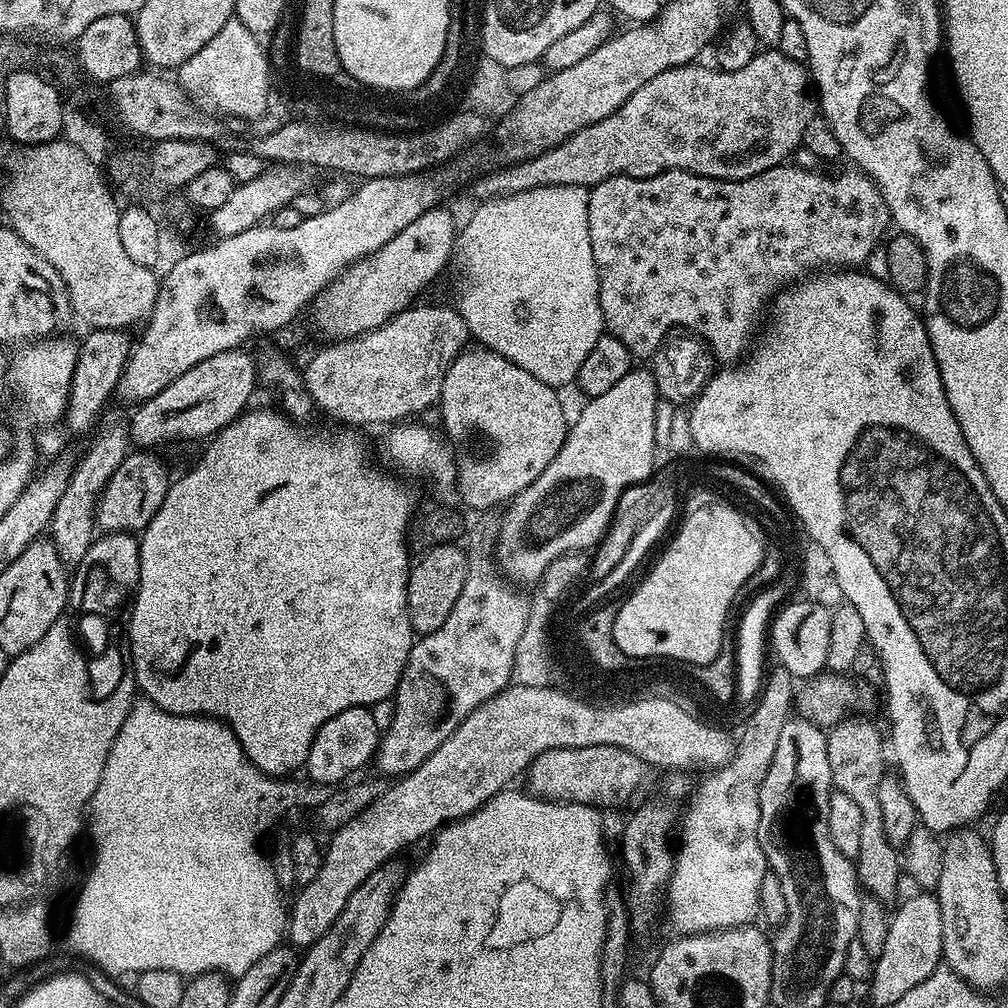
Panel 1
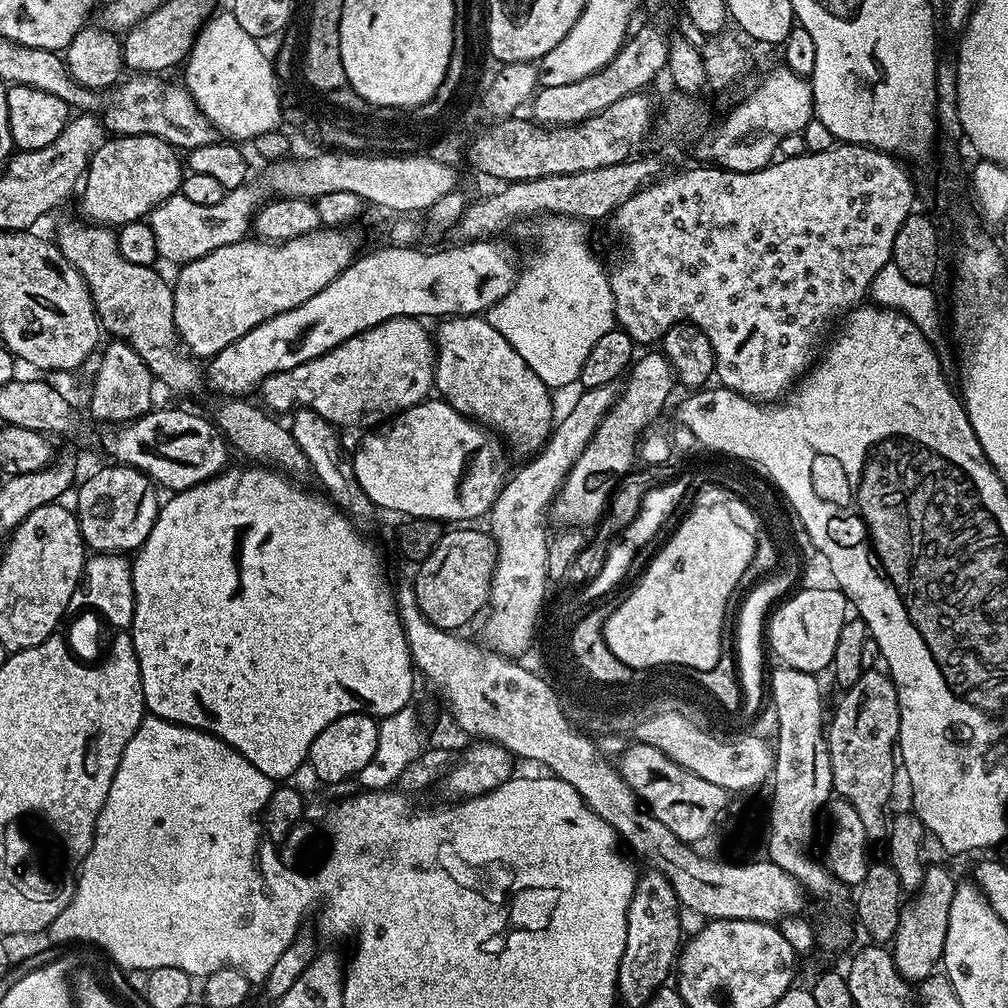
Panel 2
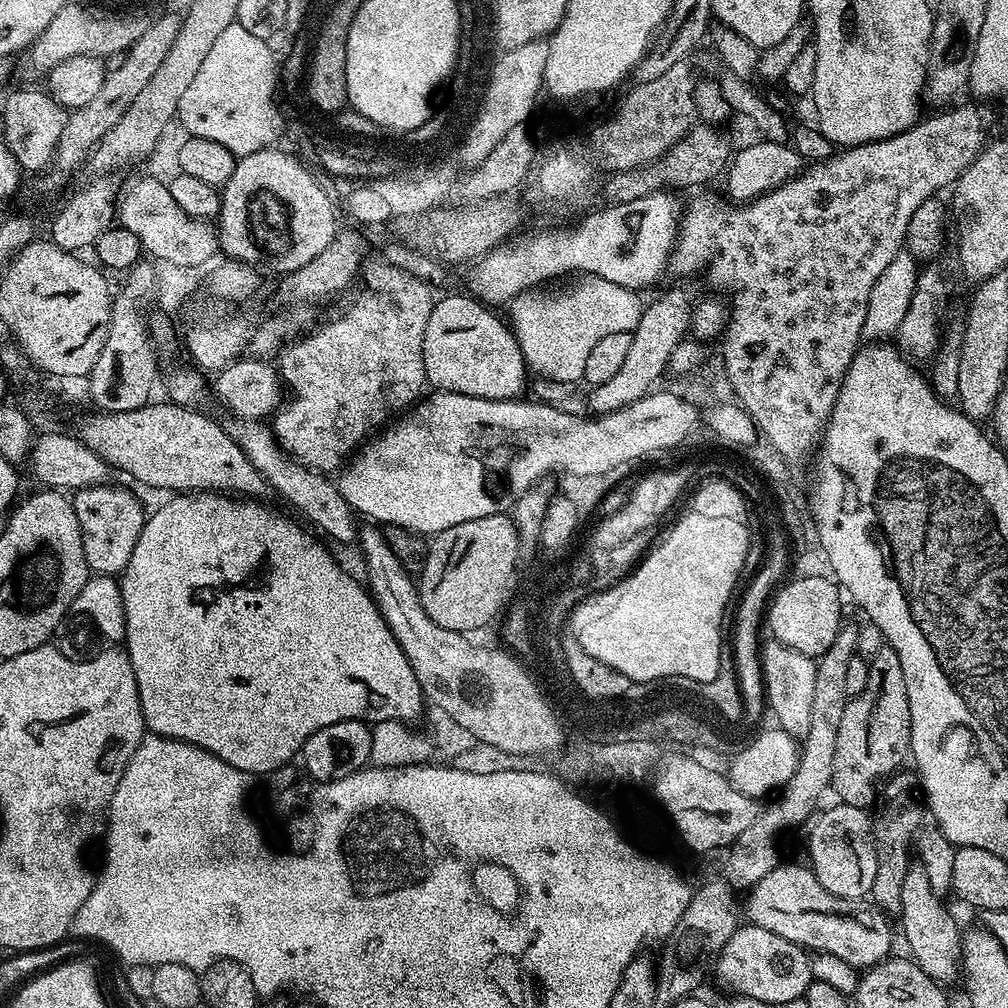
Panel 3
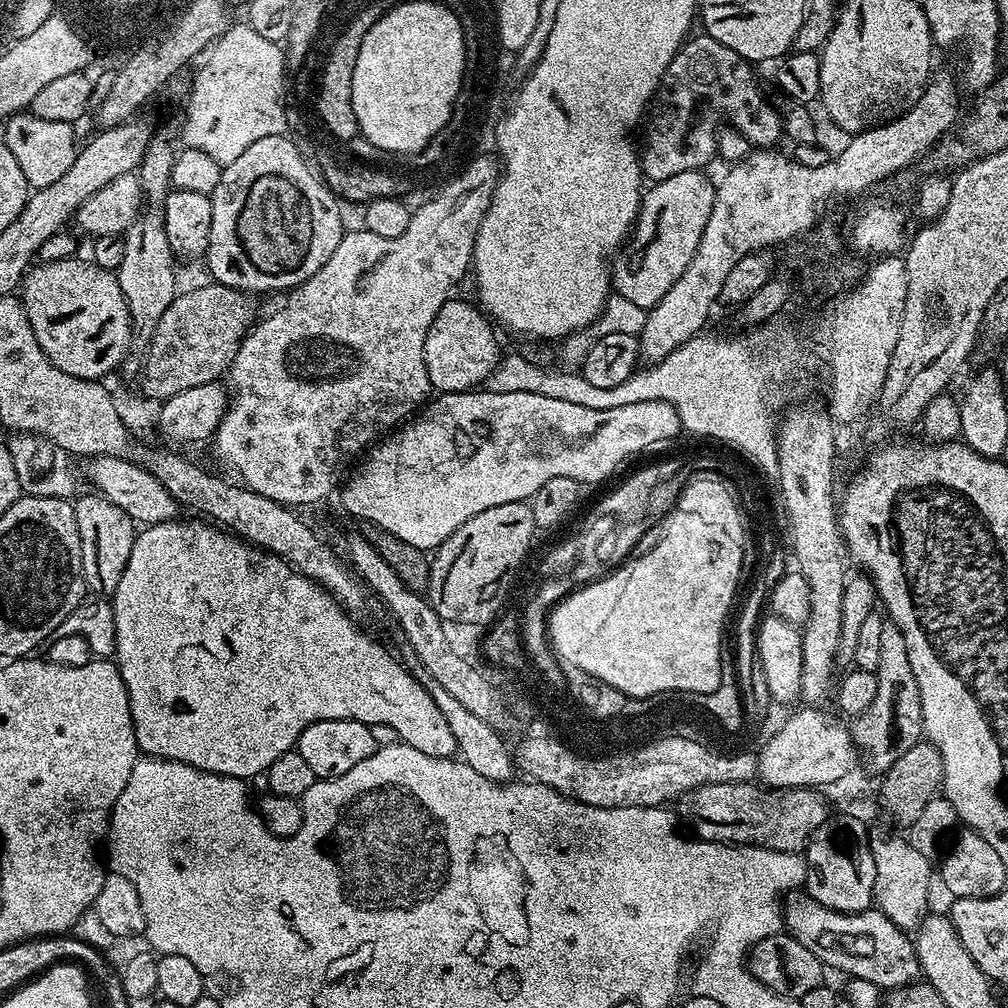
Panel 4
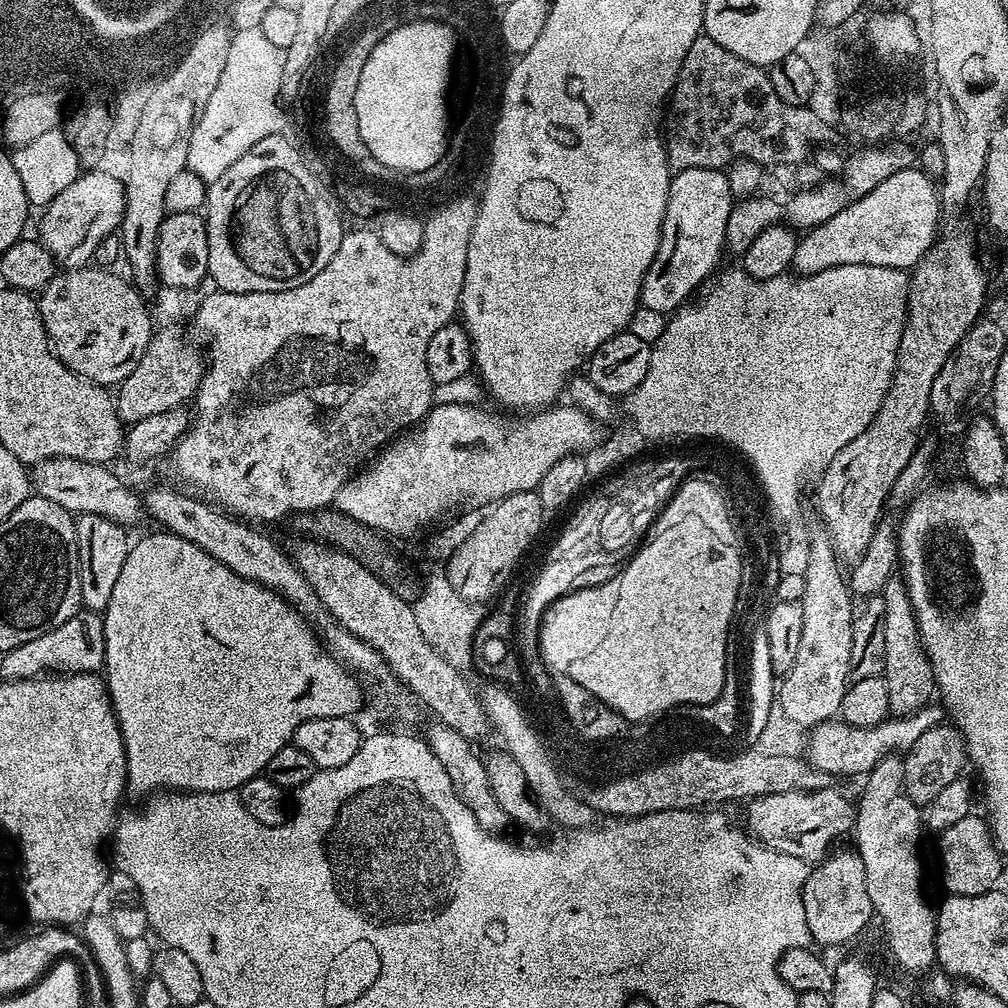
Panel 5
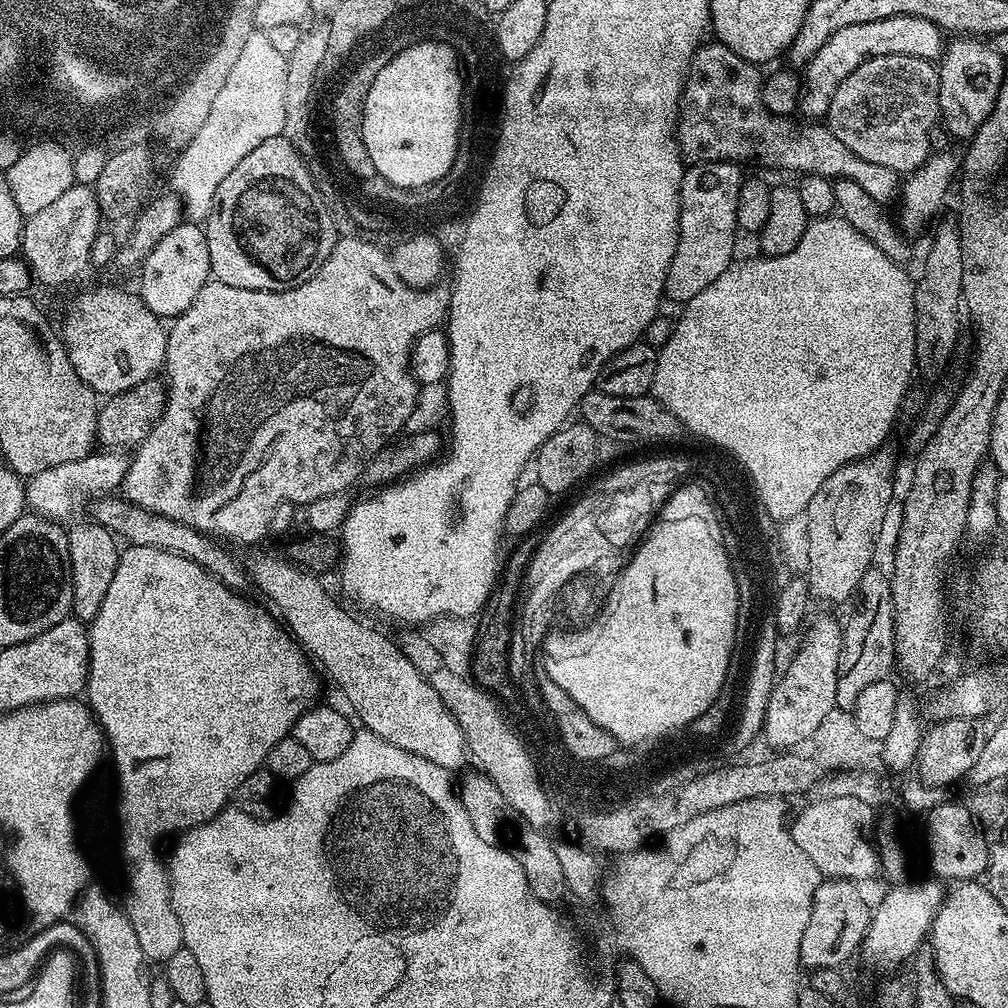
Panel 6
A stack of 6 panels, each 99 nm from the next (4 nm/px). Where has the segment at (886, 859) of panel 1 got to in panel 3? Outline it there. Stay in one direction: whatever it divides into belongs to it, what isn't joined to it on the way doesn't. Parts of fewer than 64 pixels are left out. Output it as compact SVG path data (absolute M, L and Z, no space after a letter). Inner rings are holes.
M888 645L874 656L868 663L866 688L862 694L851 697L845 706L840 720L834 760L832 760L831 791L837 795L837 801L850 806L869 809L870 804L877 801L878 789L881 783L889 779L898 767L901 767L903 758L909 753L910 708L909 698L906 695L906 680L903 677L898 654Z

